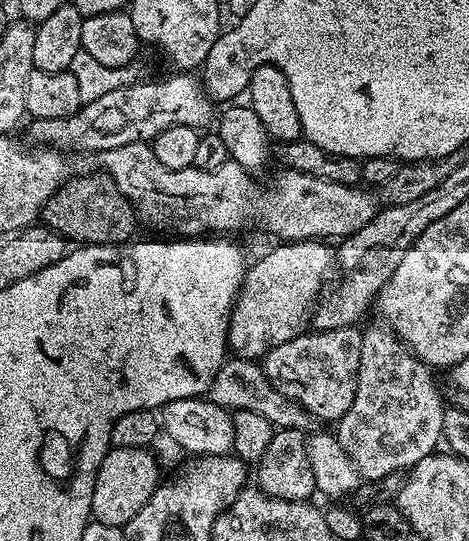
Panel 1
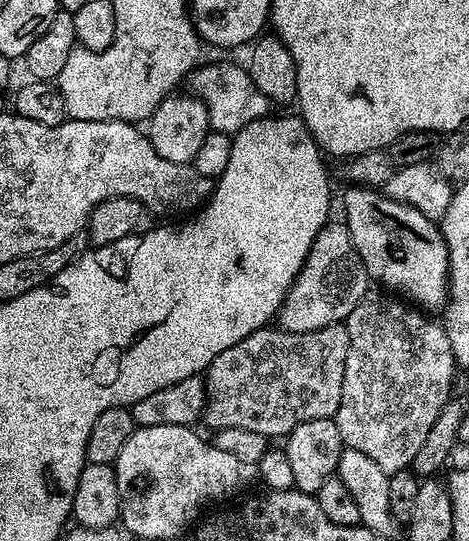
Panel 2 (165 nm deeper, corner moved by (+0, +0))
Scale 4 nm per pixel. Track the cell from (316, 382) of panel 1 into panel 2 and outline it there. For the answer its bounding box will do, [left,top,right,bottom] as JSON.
[202,324,350,438]

